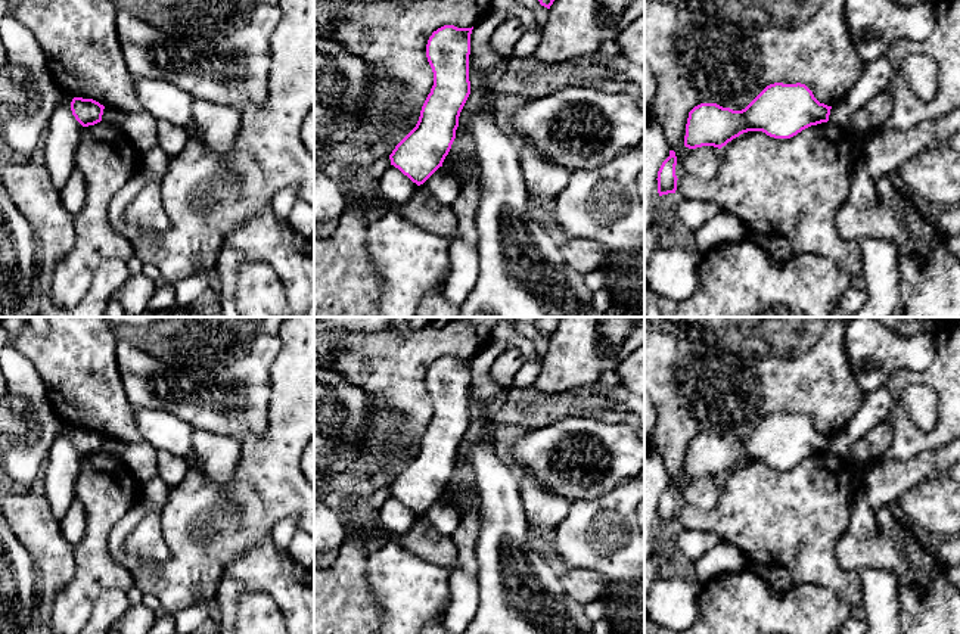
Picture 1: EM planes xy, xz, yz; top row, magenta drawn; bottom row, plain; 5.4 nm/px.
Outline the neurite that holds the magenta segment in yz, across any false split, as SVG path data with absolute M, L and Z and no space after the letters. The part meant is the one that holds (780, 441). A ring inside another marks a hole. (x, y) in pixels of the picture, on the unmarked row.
M801 413L767 416L745 439L700 433L689 442L684 476L721 479L748 461L790 469L802 460L829 451L832 436L820 433Z

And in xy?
M74 428L71 441L75 450L83 456L94 456L102 451L105 436L93 429Z

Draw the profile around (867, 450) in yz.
M886 419L852 447L849 463L857 466L872 464L891 447L892 438L892 426Z

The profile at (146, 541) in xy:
M159 478L142 487L147 501L147 513L125 540L125 550L142 560L168 562L171 551L164 540L161 512L168 500L171 487Z

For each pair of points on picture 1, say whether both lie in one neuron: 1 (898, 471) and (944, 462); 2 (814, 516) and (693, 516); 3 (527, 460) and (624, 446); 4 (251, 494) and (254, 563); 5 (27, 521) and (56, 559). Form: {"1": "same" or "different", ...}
{"1": "same", "2": "same", "3": "same", "4": "different", "5": "same"}

